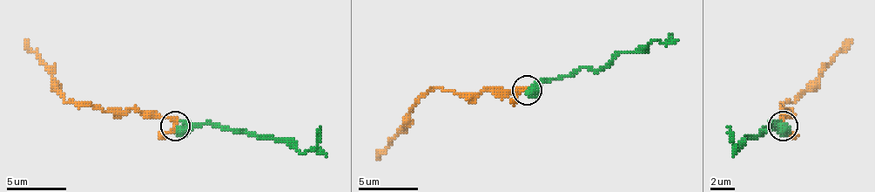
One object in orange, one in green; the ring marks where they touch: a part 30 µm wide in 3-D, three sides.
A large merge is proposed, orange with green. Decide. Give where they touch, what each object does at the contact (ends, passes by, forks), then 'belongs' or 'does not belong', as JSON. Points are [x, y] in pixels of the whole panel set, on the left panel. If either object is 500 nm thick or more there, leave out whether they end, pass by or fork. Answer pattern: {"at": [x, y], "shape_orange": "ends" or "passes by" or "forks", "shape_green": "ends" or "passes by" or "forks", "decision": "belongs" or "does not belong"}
{"at": [175, 126], "shape_orange": "passes by", "shape_green": "passes by", "decision": "belongs"}

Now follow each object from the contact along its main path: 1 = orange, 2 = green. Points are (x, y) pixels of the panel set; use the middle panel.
1: (526, 91), (454, 93), (430, 87), (415, 102), (404, 129), (377, 159)
2: (528, 91), (562, 78), (582, 66), (603, 70), (621, 51), (639, 51), (654, 40), (666, 43), (671, 34)

